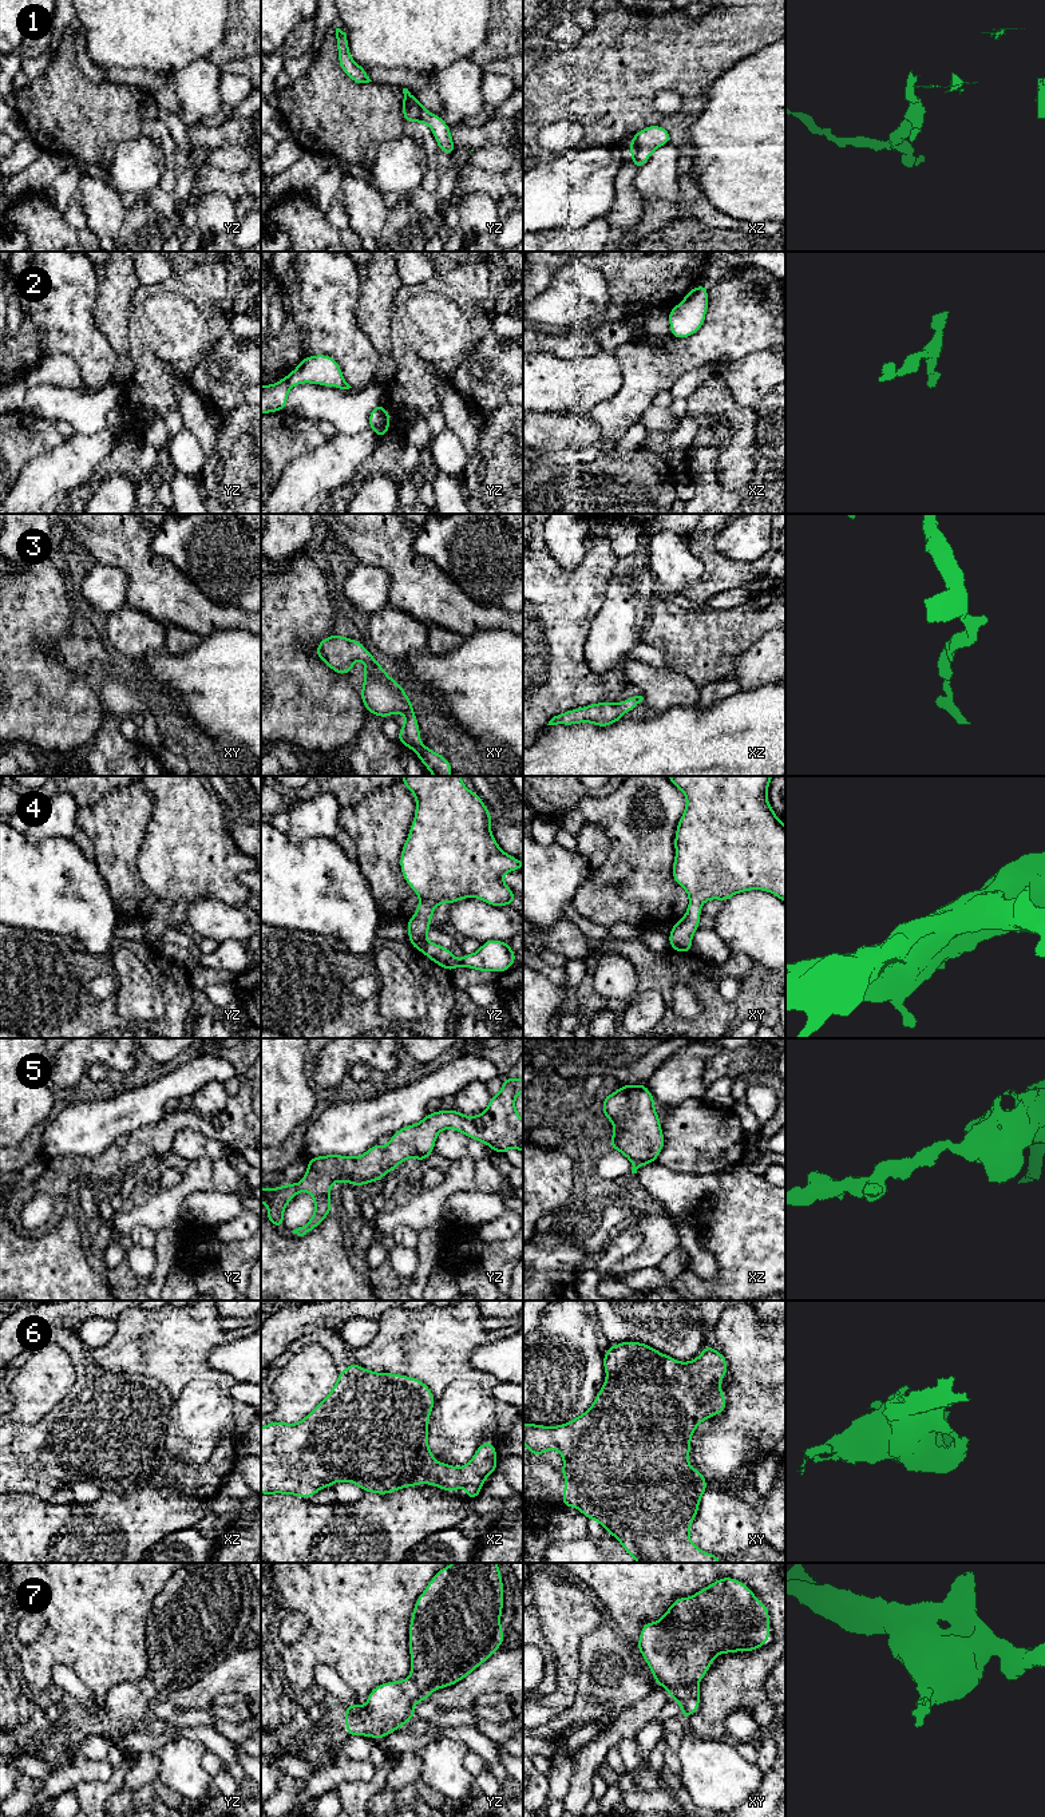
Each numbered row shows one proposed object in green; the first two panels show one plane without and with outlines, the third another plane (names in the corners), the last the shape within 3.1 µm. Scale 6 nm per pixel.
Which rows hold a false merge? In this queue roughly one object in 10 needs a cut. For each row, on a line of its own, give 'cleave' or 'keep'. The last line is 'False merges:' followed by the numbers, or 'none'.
1: keep
2: keep
3: keep
4: keep
5: keep
6: keep
7: keep
False merges: none

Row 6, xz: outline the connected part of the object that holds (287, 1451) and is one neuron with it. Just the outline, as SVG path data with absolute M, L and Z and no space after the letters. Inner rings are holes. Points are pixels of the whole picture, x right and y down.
M352 1362L339 1373L325 1400L300 1422L273 1421L261 1428L261 1493L309 1500L335 1483L349 1481L377 1495L419 1484L431 1484L448 1493L467 1488L466 1499L475 1500L486 1478L498 1468L498 1449L484 1441L464 1466L438 1462L428 1448L428 1418L434 1405L434 1394L423 1381L371 1371Z

